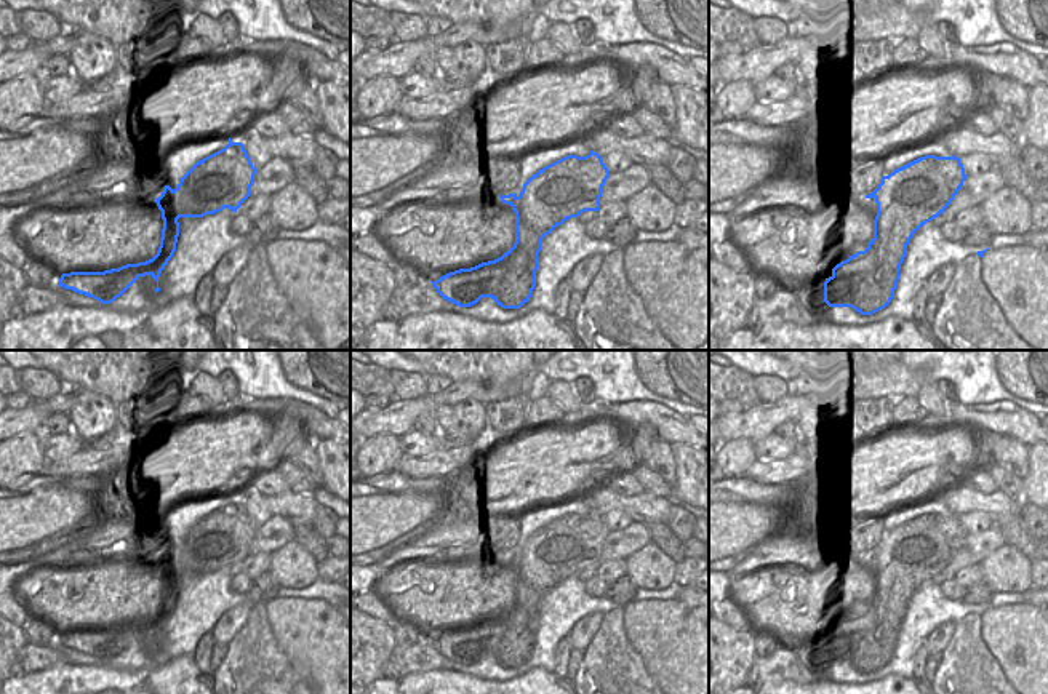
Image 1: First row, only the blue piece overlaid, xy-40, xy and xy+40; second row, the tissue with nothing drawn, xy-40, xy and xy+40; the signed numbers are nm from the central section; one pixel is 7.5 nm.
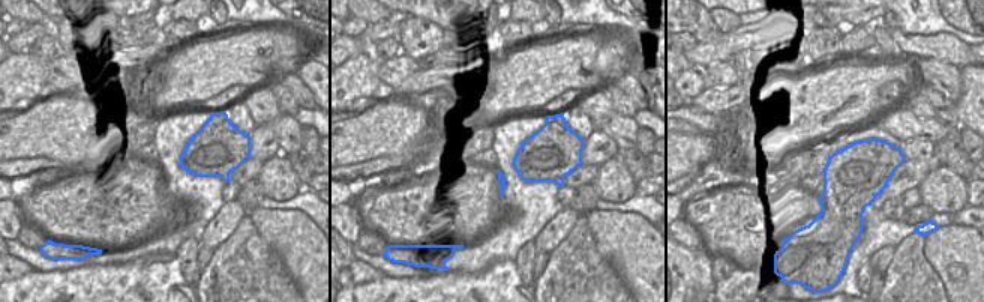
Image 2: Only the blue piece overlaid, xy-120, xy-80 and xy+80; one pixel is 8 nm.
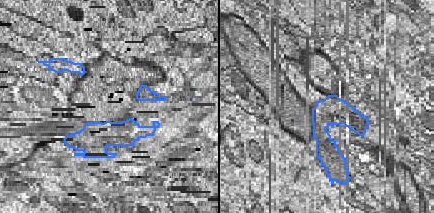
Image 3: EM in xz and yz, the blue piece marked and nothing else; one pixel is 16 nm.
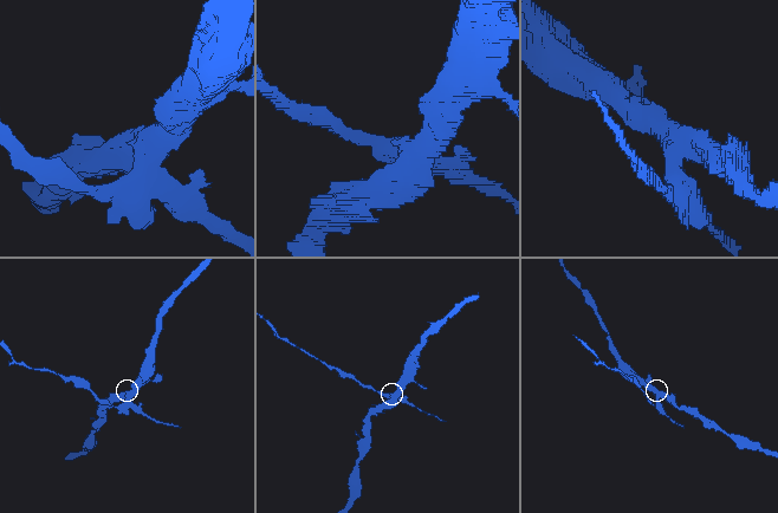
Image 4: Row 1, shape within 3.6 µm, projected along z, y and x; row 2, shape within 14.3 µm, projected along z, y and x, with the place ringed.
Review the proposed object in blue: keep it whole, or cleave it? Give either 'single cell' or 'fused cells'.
fused cells

